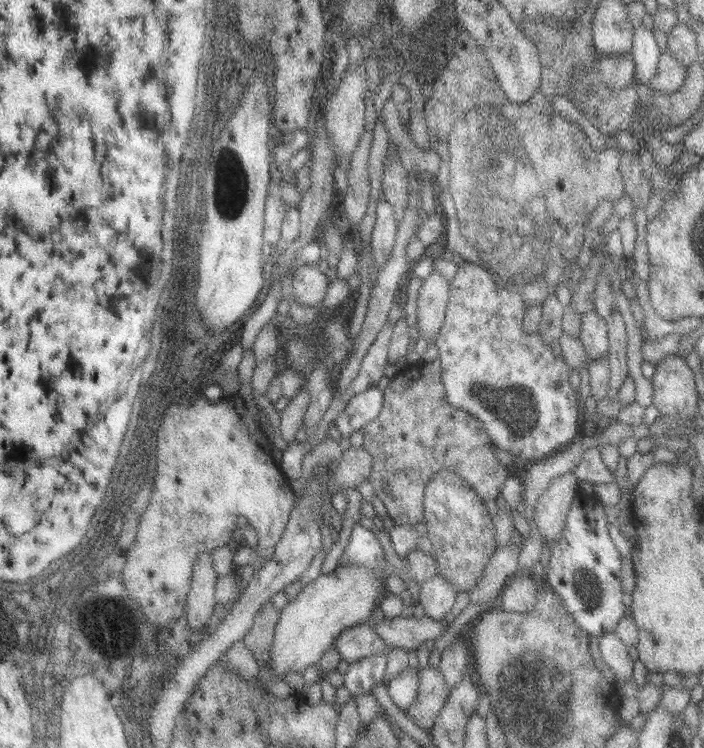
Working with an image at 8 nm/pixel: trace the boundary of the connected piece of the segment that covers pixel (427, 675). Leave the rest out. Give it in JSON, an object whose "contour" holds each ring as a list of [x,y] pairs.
{"contour":[[[423,667],[417,672],[415,700],[404,711],[415,725],[429,732],[447,698],[447,685],[437,667]]]}

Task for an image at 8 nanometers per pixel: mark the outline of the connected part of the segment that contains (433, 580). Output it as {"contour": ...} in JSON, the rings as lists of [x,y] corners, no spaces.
{"contour":[[[437,574],[425,579],[419,585],[417,604],[424,610],[424,616],[434,621],[441,621],[449,612],[456,599],[453,585]]]}

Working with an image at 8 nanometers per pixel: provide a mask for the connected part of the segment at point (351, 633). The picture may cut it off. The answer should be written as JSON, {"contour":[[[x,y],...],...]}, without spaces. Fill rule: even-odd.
{"contour":[[[367,624],[355,625],[341,631],[332,642],[340,660],[354,663],[361,658],[371,657],[373,653],[385,653],[391,650],[373,629]]]}

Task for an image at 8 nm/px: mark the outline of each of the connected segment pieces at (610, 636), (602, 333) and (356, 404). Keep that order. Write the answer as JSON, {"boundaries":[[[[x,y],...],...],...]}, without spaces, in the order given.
{"boundaries":[[[[611,632],[598,636],[598,650],[601,662],[611,669],[615,681],[625,683],[631,677],[633,667],[633,661],[627,656],[628,647]]],[[[595,312],[583,313],[578,340],[590,360],[605,357],[608,346],[606,323]]],[[[377,387],[367,388],[349,398],[341,414],[334,418],[334,426],[342,438],[360,430],[374,420],[382,408],[382,392]]]]}

